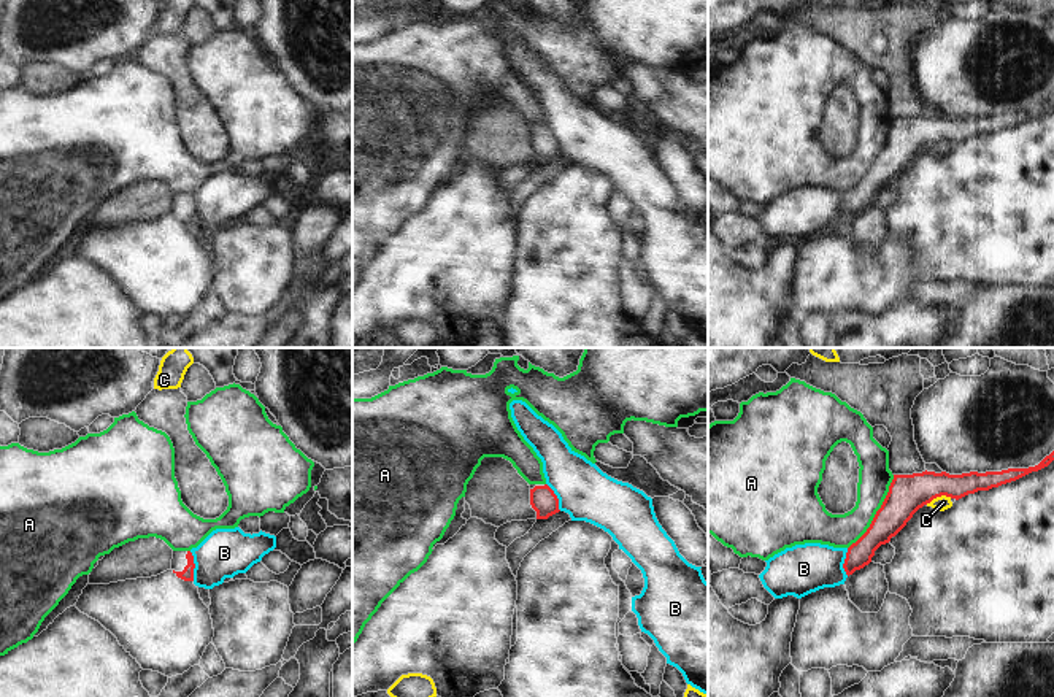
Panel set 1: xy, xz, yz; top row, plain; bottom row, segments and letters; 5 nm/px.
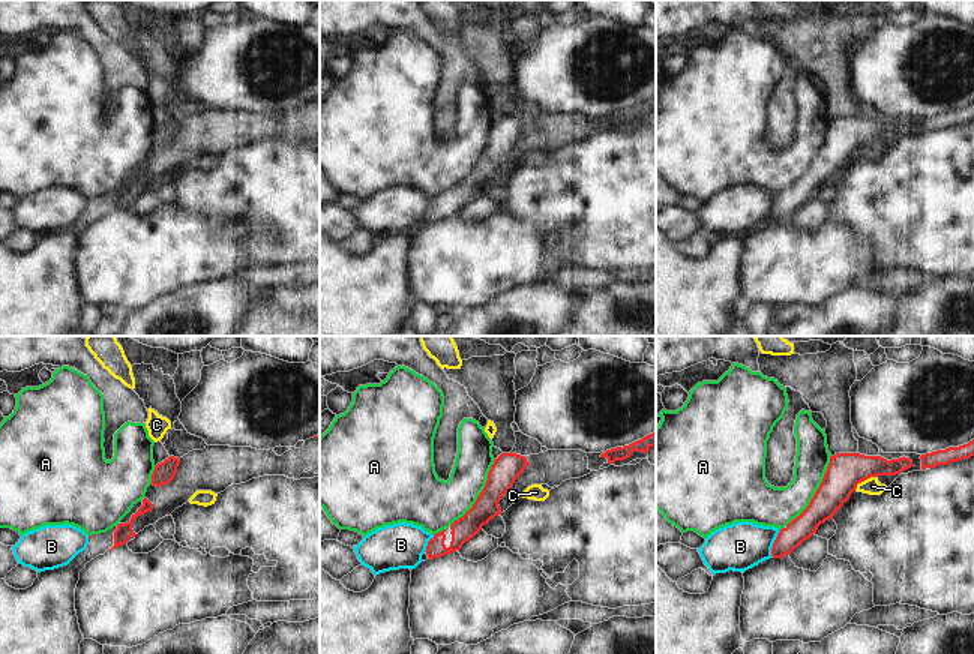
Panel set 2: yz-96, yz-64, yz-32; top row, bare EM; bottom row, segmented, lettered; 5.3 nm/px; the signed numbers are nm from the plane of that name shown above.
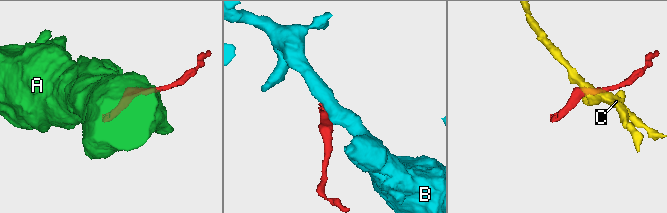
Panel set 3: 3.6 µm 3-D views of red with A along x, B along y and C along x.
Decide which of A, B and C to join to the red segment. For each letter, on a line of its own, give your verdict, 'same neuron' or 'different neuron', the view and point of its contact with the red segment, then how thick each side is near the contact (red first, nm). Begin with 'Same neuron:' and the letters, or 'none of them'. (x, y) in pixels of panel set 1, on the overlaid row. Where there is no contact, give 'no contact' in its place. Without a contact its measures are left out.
Same neuron: none of them
A: different neuron; meets red in yz at (877, 512); 190 nm thick on the red side, 180 nm on the other
B: different neuron; meets red in xy at (194, 566); 60 nm thick on the red side, 240 nm on the other
C: different neuron; meets red in yz at (938, 496); 190 nm thick on the red side, 70 nm on the other

